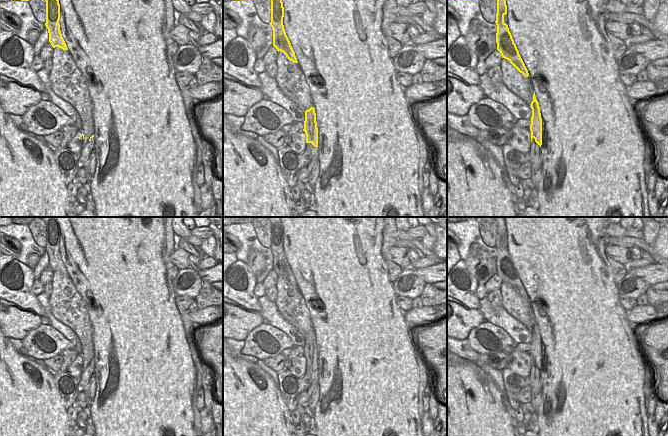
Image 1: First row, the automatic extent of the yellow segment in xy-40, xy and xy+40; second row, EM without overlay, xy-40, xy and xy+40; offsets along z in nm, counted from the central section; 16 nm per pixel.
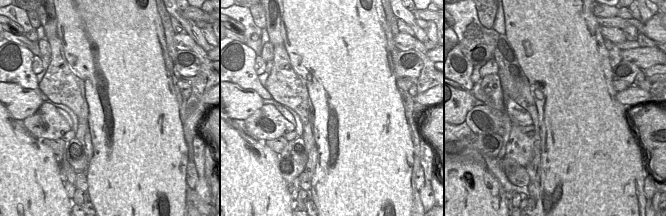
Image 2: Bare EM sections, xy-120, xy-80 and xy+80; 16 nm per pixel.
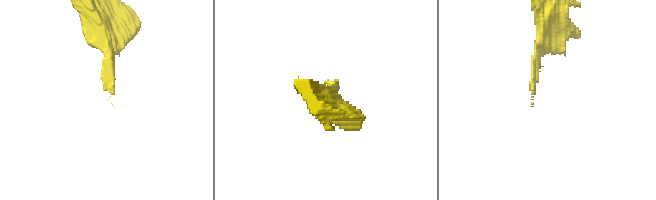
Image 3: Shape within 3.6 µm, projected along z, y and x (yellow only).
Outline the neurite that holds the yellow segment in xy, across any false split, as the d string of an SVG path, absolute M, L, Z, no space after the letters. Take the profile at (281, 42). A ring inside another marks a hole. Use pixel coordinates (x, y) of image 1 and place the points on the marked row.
M271 0L270 26L273 30L273 46L278 52L283 52L290 61L298 63L295 52L284 29L283 17L284 7L282 0Z

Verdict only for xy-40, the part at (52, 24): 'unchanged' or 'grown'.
unchanged

